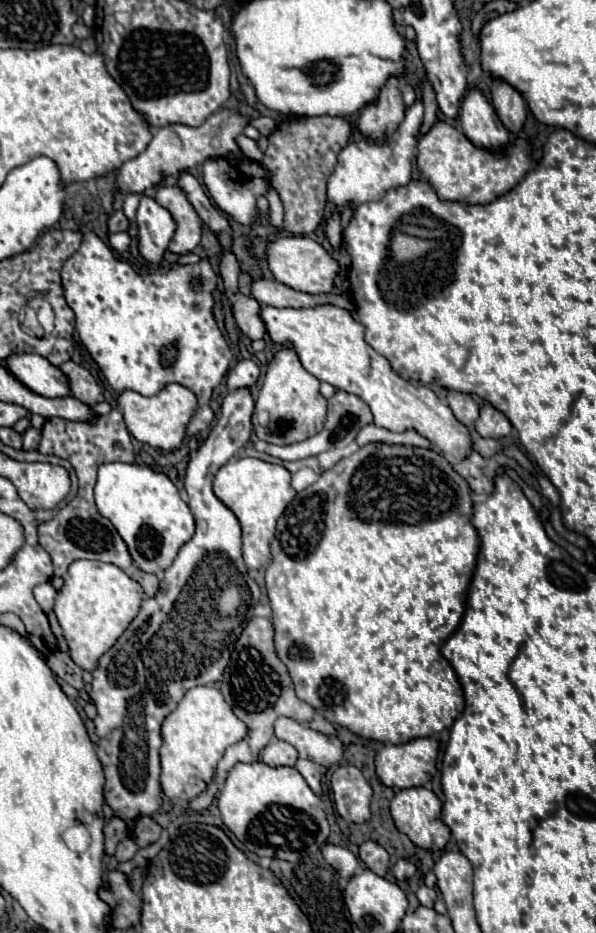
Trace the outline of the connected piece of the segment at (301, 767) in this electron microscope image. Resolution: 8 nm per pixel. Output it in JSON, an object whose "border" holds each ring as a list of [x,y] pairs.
{"border":[[[298,759],[296,761],[296,769],[302,773],[302,777],[306,779],[306,783],[314,789],[316,795],[322,795],[322,787],[320,787],[320,779],[322,779],[322,767],[316,765],[310,759]]]}

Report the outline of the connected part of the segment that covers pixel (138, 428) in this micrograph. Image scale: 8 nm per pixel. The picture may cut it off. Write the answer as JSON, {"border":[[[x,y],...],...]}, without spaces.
{"border":[[[168,383],[158,395],[154,397],[144,397],[136,391],[124,391],[118,399],[118,405],[122,409],[124,421],[128,431],[142,443],[148,443],[152,447],[164,449],[164,451],[172,451],[176,449],[182,439],[186,437],[186,425],[192,419],[192,415],[196,413],[196,395],[186,389],[184,385],[178,383]]]}

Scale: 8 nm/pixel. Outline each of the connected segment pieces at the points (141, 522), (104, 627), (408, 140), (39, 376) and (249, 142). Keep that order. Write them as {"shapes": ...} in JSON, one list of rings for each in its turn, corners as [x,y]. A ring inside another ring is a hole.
{"shapes":[[[[104,463],[98,469],[94,487],[98,513],[112,521],[126,541],[134,565],[146,573],[162,575],[172,565],[178,549],[194,533],[194,517],[180,499],[176,485],[168,475],[138,463]]],[[[88,559],[74,561],[64,575],[64,587],[58,591],[54,601],[54,611],[74,663],[86,671],[92,671],[98,665],[98,659],[116,643],[116,639],[136,617],[142,599],[144,589],[140,583],[130,579],[120,567]]],[[[416,101],[410,109],[406,109],[404,123],[390,135],[382,145],[374,145],[368,139],[358,139],[356,143],[348,143],[338,153],[338,165],[328,181],[328,203],[330,207],[342,215],[344,209],[356,209],[368,201],[380,201],[388,189],[396,189],[400,185],[410,183],[412,175],[412,157],[416,153],[416,139],[420,133],[424,117],[422,101]]],[[[12,355],[6,359],[10,373],[22,381],[28,389],[44,397],[68,397],[72,395],[68,387],[68,377],[54,367],[48,359],[40,355]]],[[[242,134],[238,137],[237,143],[246,157],[257,162],[262,161],[264,154],[259,150],[256,141]]]]}

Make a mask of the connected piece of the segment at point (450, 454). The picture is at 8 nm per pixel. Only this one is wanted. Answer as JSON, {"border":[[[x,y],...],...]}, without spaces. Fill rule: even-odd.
{"border":[[[334,305],[314,309],[262,307],[262,319],[270,339],[274,343],[292,345],[298,351],[302,365],[316,379],[326,381],[346,393],[358,395],[370,407],[376,427],[384,427],[392,433],[414,429],[436,449],[440,449],[452,463],[464,461],[474,451],[470,429],[454,417],[452,409],[442,403],[432,389],[424,385],[414,387],[410,381],[394,373],[390,361],[366,345],[364,325],[358,323],[346,309]]]}

